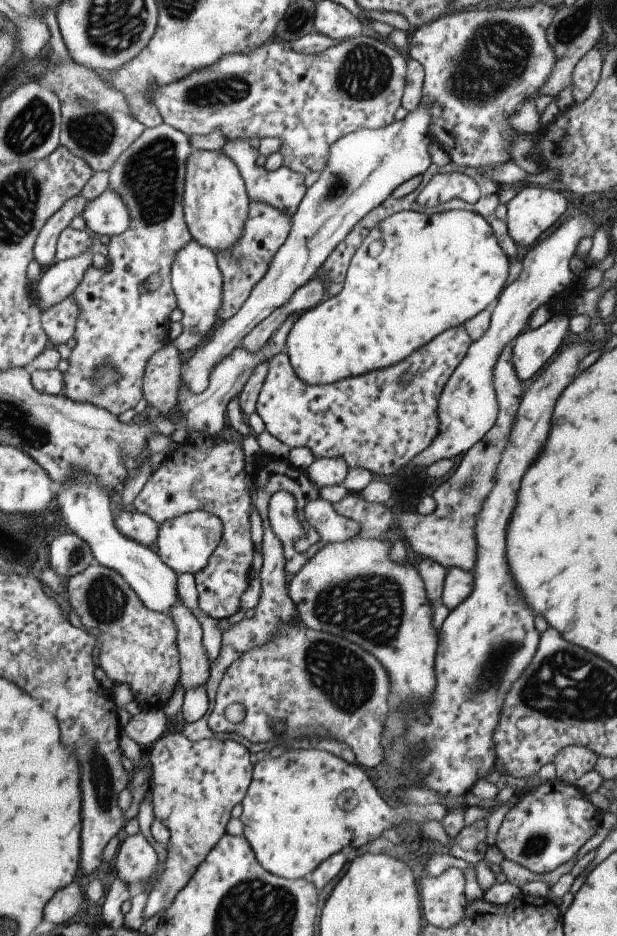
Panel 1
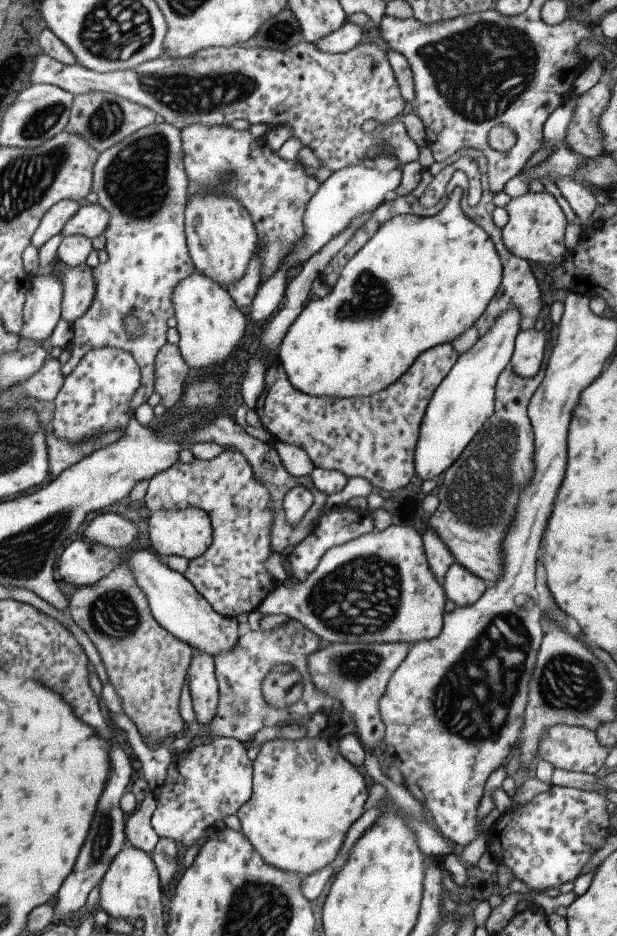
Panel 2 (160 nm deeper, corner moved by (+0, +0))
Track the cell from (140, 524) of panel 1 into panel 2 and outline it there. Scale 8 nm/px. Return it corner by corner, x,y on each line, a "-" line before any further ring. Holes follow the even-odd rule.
102,513
88,524
83,536
92,543
113,547
114,549
127,550
129,549
129,543
137,538
137,526
129,521
129,519
113,513

